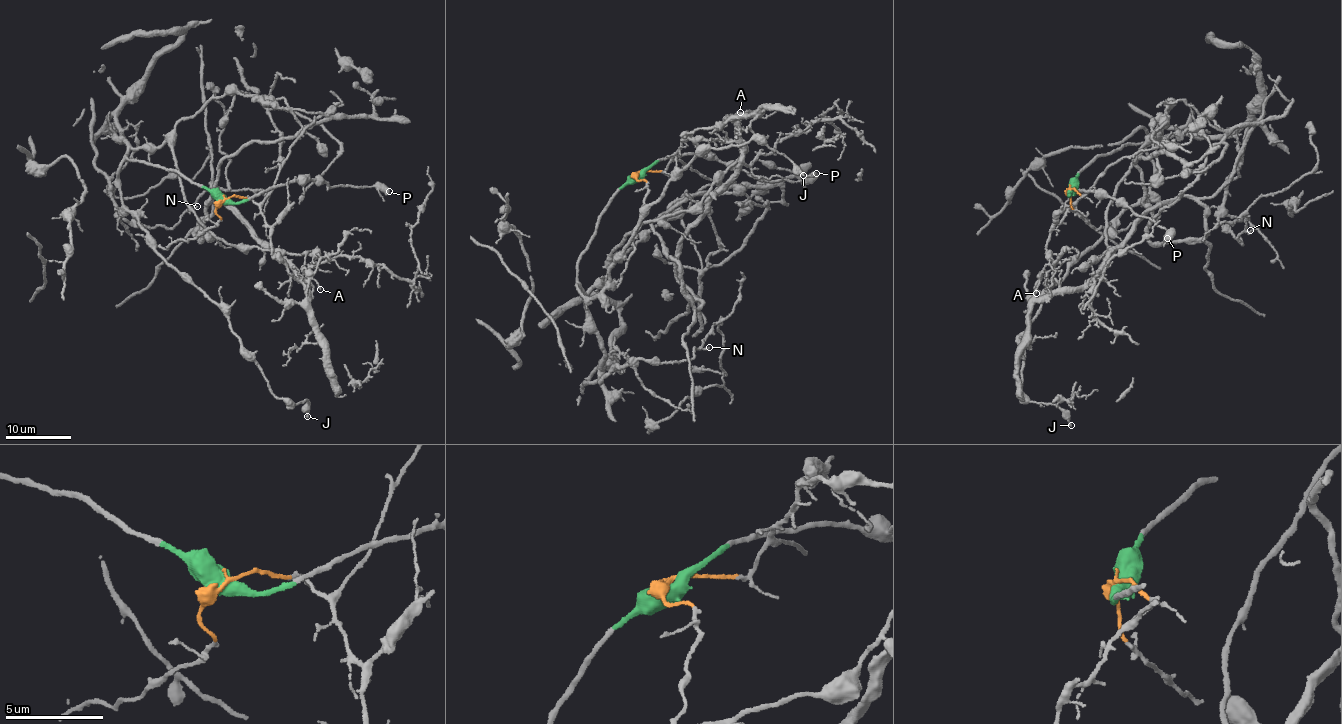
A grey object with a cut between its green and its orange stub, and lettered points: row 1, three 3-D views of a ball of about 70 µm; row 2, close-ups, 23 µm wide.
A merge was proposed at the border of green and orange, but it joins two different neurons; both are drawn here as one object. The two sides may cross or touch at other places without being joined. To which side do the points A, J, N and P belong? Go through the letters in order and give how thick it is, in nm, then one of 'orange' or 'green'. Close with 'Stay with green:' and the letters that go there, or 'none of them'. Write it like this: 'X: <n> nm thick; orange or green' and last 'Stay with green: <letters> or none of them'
A: 120 nm thick; orange
J: 160 nm thick; green
N: 90 nm thick; green
P: 650 nm thick; green
Stay with green: J, N, P

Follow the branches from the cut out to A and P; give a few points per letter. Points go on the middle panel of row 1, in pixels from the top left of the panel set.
A: (638, 172), (666, 170), (681, 141), (687, 138), (732, 140), (737, 130), (727, 117), (740, 112)
P: (638, 174), (657, 161), (699, 153), (723, 162), (732, 161), (749, 175), (767, 181), (803, 181), (817, 173)

